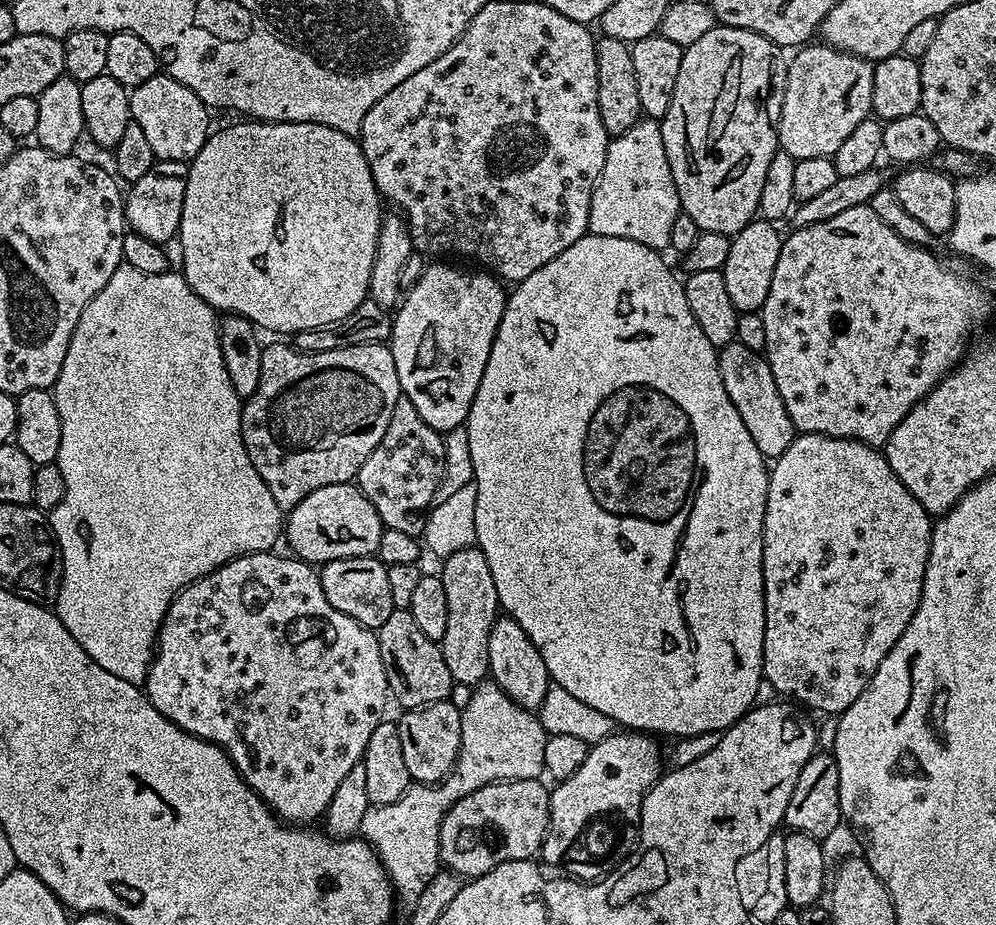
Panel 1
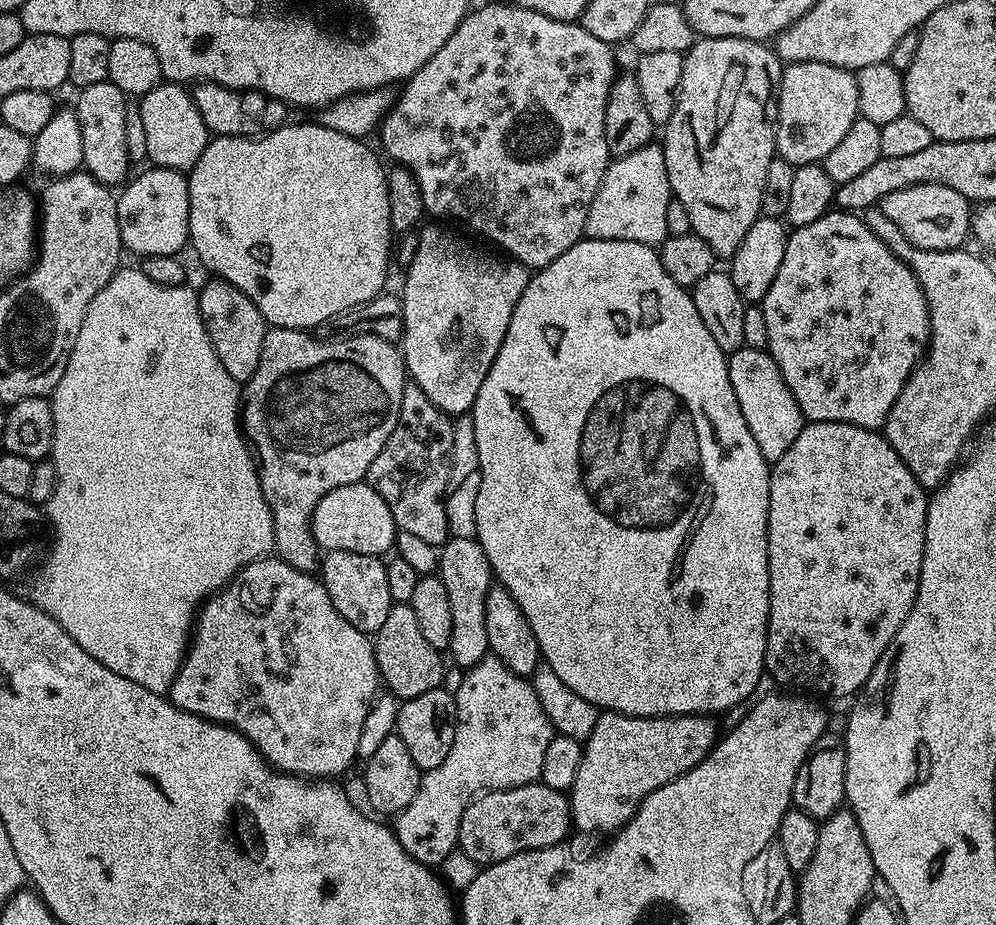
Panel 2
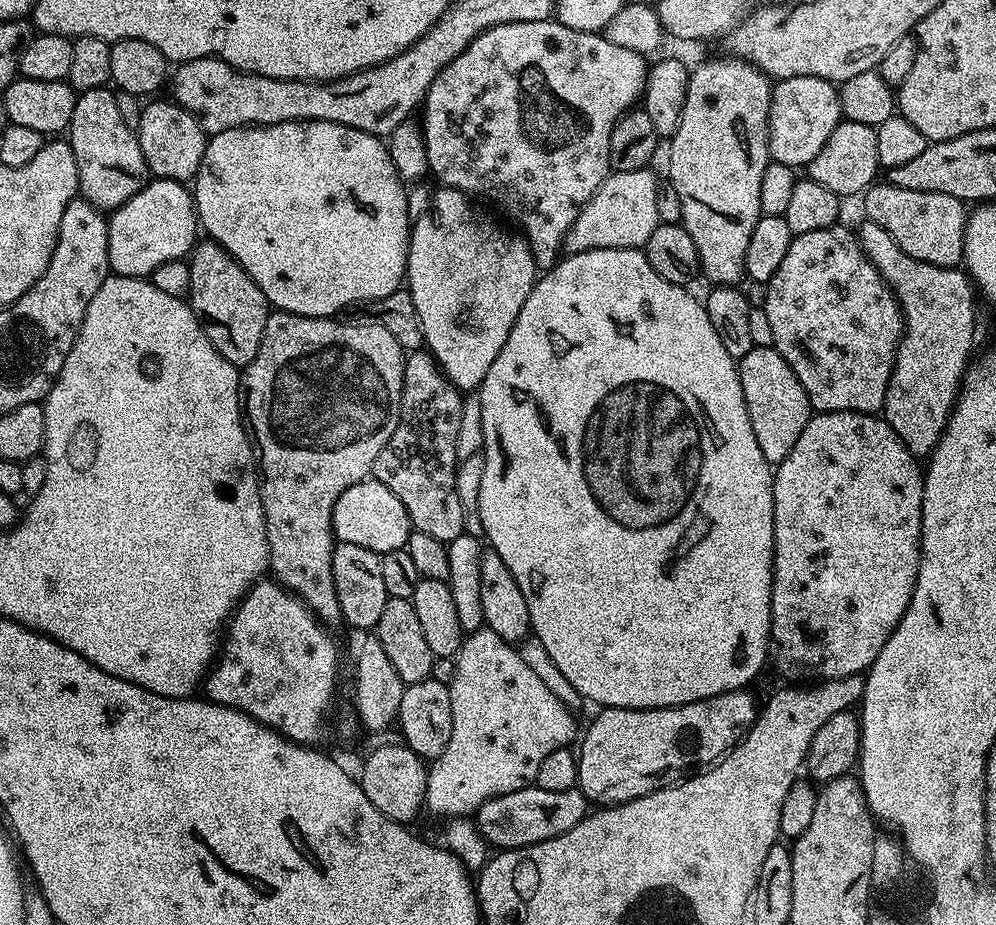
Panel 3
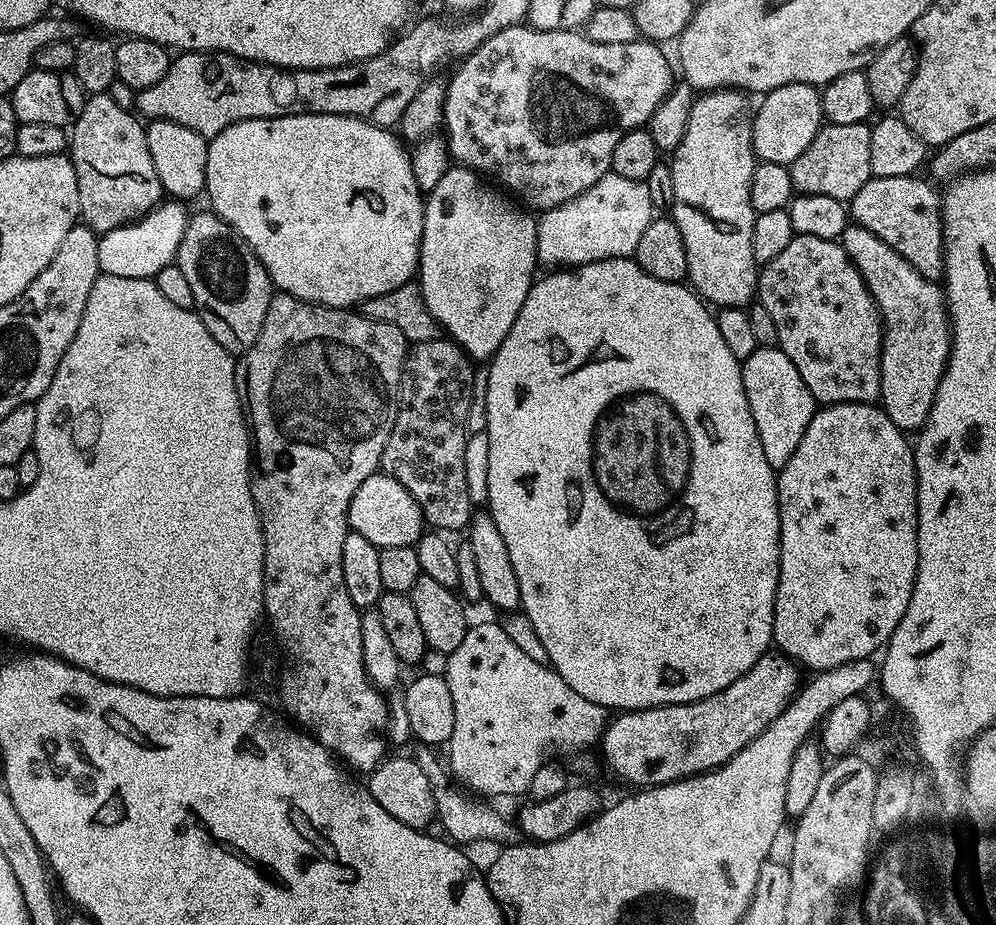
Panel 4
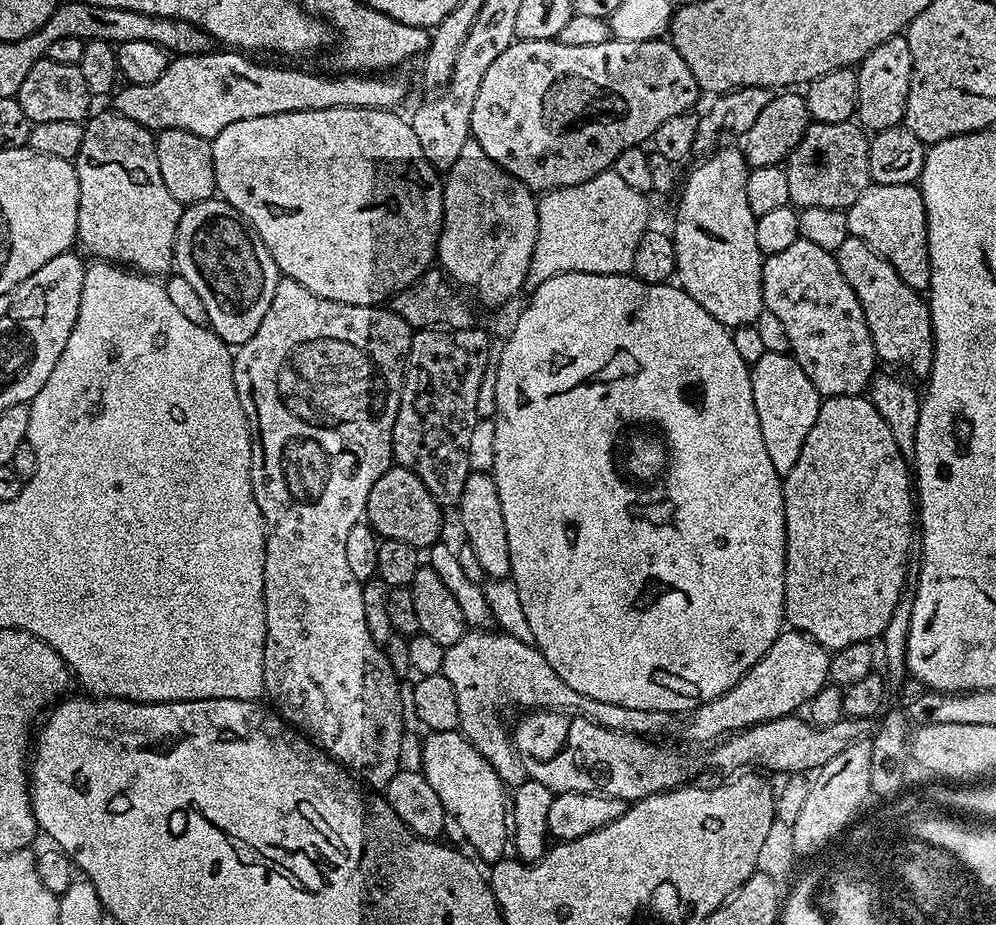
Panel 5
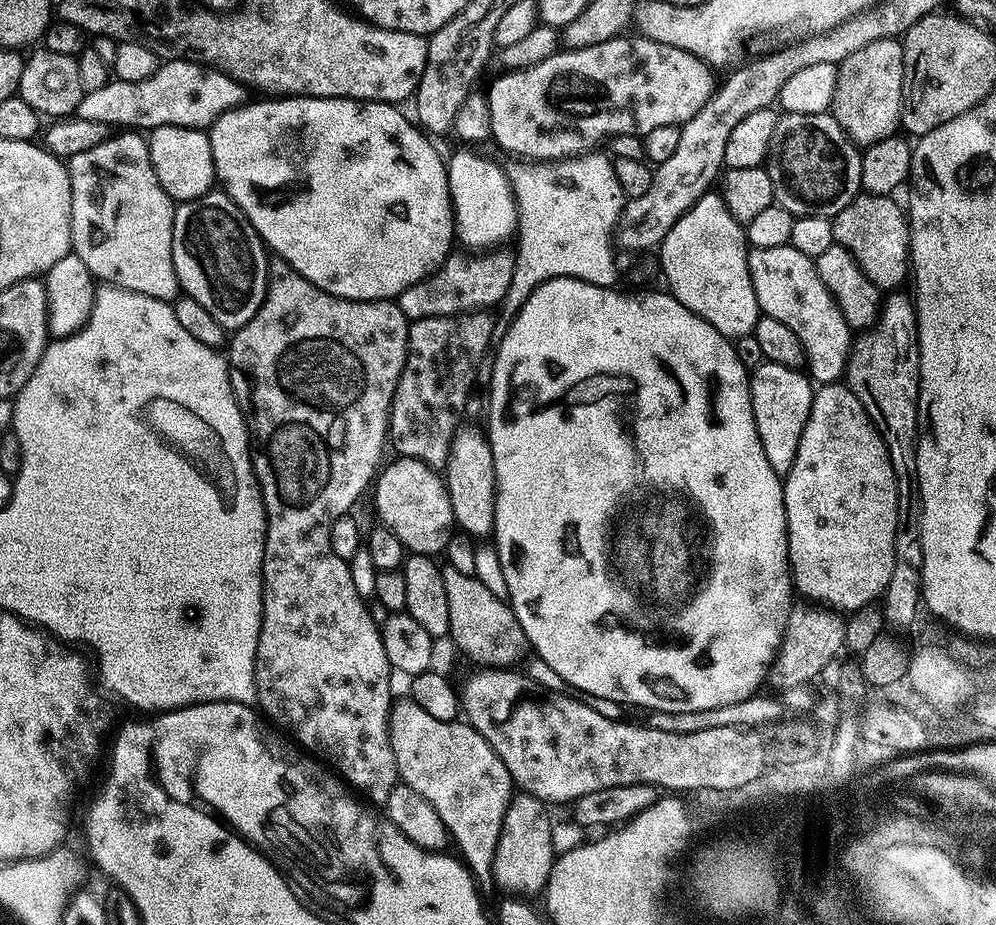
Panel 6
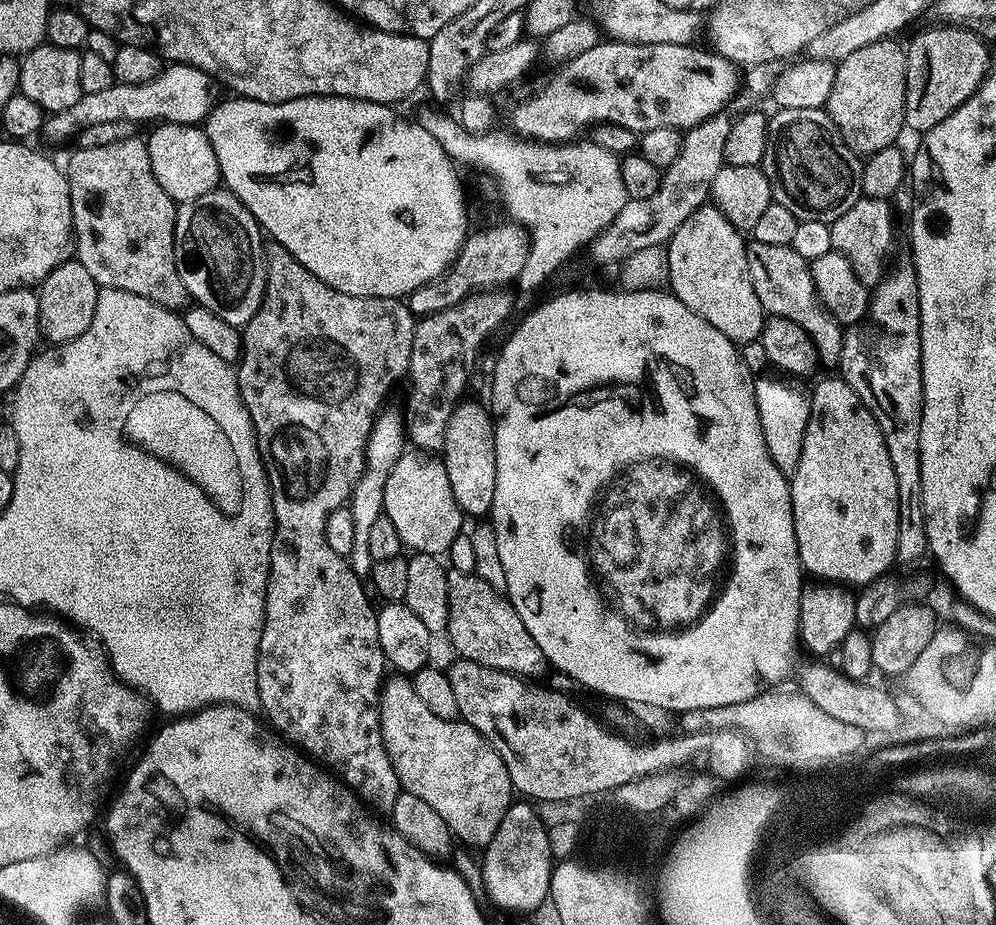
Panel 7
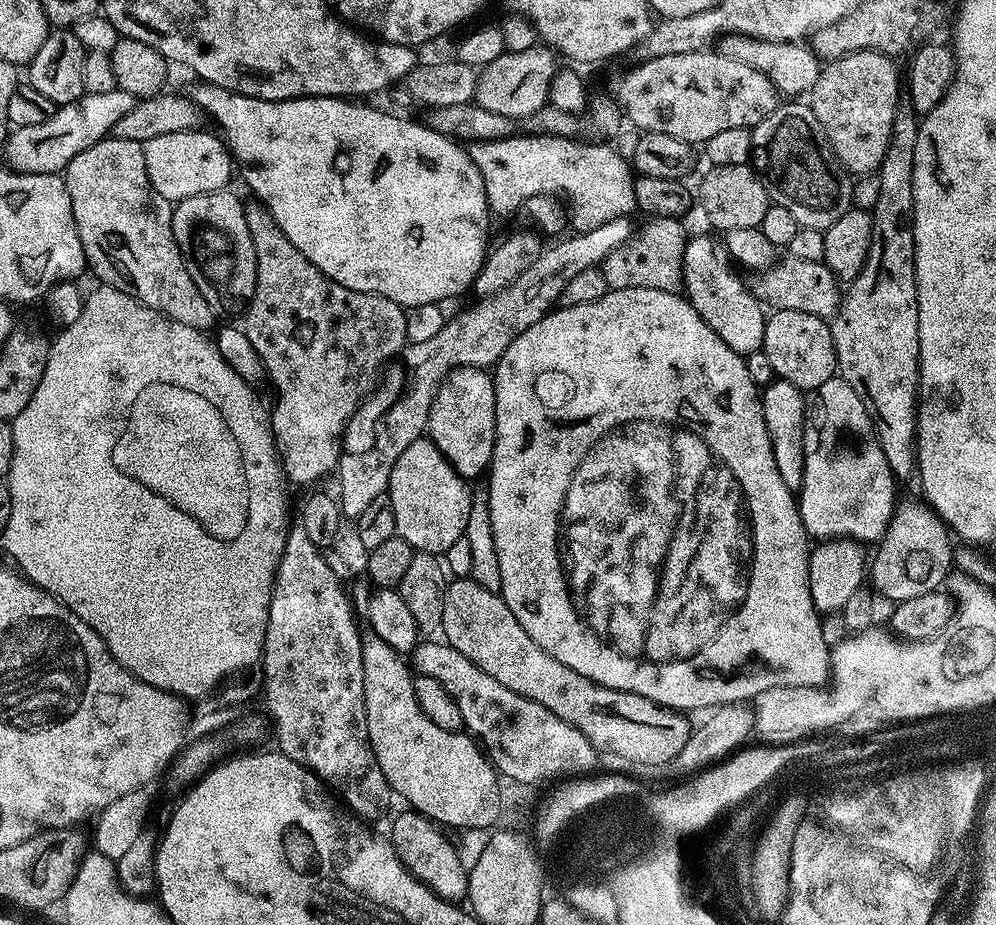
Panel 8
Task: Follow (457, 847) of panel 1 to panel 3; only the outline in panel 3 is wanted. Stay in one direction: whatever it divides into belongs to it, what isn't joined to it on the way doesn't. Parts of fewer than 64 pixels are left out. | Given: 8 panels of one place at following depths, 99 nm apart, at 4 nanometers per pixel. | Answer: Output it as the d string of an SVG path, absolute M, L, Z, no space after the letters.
M529 786L490 798L476 811L474 819L480 833L493 849L525 848L550 838L558 838L558 834L566 834L578 826L578 822L589 815L588 800L589 797L579 787L570 790L542 790Z

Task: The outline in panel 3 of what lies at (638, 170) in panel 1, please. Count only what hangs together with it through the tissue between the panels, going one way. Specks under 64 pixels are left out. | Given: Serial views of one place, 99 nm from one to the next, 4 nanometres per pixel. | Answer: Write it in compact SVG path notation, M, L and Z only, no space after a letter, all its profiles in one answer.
M651 167L625 172L612 172L585 202L574 226L564 239L563 251L571 254L603 248L639 248L661 224L658 218L658 194L661 181L656 180Z

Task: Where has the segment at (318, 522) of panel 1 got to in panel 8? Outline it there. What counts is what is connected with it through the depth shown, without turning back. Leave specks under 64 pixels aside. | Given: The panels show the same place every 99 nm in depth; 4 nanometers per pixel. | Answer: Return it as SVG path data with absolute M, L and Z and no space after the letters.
M418 439L402 451L392 466L386 495L394 510L396 535L416 552L444 554L464 536L472 494L464 477L456 473L432 439Z

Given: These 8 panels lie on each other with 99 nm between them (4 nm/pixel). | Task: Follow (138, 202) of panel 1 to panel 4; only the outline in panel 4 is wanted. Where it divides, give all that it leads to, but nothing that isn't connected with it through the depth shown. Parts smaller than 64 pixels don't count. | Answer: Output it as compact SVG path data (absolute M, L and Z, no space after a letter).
M175 198L165 199L163 202L151 208L144 216L124 224L121 228L115 228L103 233L98 239L98 266L101 273L106 276L118 278L138 278L139 280L151 280L158 274L158 270L165 268L167 264L176 259L176 251L182 242L182 236L186 234L186 226L190 215L189 209Z

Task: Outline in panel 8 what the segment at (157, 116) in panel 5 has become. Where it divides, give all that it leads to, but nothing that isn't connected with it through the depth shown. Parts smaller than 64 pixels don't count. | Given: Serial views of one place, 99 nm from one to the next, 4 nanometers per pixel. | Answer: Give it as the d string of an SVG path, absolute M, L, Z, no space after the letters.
M122 91L110 94L85 94L80 99L61 104L56 113L38 126L15 129L6 141L7 163L18 172L63 173L79 152L94 146L111 133L114 122L120 121L137 103L137 97Z

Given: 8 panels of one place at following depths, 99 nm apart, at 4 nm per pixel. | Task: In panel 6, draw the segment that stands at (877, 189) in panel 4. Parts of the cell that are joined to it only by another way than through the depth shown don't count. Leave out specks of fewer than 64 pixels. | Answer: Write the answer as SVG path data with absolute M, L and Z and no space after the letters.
M861 194L850 202L837 214L831 217L832 239L835 243L842 245L858 262L866 276L874 282L876 288L881 290L896 290L901 287L904 279L910 276L910 225L905 209L900 208L896 198L892 196L869 196Z

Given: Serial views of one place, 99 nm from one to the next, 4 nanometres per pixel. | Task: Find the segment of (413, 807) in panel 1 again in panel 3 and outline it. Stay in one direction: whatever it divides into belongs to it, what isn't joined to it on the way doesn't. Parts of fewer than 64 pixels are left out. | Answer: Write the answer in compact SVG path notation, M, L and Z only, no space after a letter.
M482 627L477 632L470 632L465 635L464 643L461 644L459 652L456 653L454 657L456 661L456 669L454 670L454 678L452 679L452 683L448 685L448 689L450 690L450 714L452 715L452 733L450 734L450 742L446 742L446 750L441 754L439 758L431 761L429 770L428 770L428 781L426 782L426 798L424 799L424 806L427 812L427 815L432 816L444 816L443 818L468 818L476 813L478 809L481 808L490 798L494 798L495 796L501 796L502 794L510 794L514 790L522 790L523 788L529 787L535 781L536 775L538 774L538 766L542 766L542 762L546 759L550 754L554 754L554 750L558 750L559 748L569 747L573 742L572 739L577 739L578 736L578 728L576 732L576 720L574 717L573 709L567 708L561 700L558 698L554 698L554 694L550 694L550 689L541 681L541 679L537 678L534 675L534 670L530 670L530 666L526 666L526 662L522 662L522 658L520 657L519 651L513 645L508 644L502 638L498 638L498 634L494 634L494 630L490 630L489 628Z

